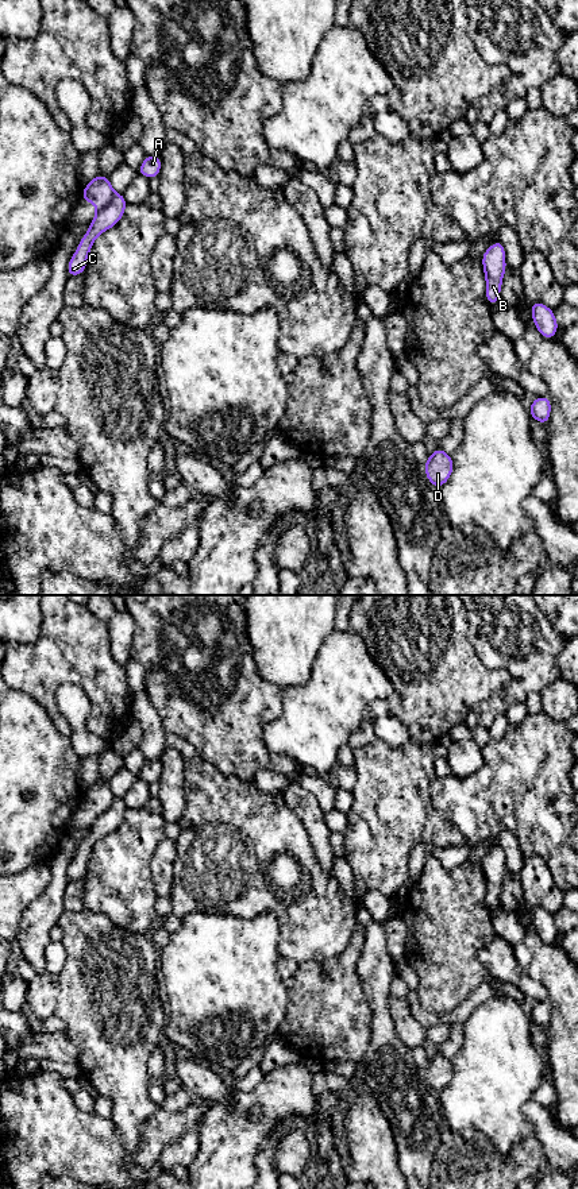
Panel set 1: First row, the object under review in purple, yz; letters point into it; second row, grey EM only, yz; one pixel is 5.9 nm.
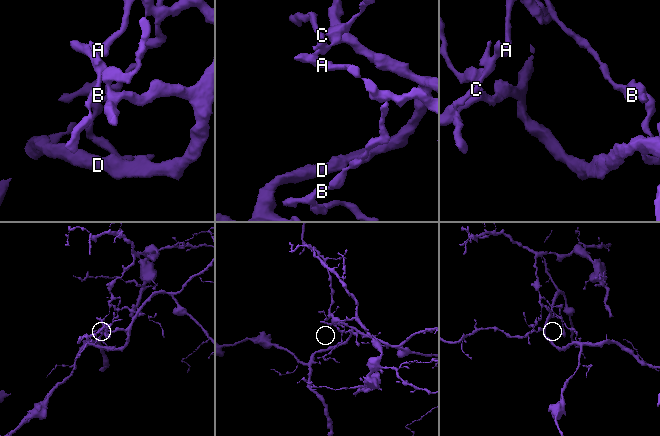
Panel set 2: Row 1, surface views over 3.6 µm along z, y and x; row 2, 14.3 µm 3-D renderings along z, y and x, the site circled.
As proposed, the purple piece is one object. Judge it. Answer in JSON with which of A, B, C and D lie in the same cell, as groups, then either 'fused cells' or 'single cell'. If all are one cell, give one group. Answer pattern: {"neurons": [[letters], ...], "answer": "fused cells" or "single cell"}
{"neurons": [["A", "B", "C"], ["D"]], "answer": "fused cells"}

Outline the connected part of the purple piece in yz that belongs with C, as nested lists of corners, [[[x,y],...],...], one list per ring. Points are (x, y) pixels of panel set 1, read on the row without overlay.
[[[115,798],[107,812],[99,815],[89,827],[89,834],[80,845],[74,860],[68,868],[68,881],[80,880],[86,873],[86,864],[95,844],[115,831],[124,819],[127,806],[123,799]]]

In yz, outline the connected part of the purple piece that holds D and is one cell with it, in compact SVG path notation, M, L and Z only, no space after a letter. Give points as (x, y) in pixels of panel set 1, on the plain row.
M438 1051L438 1054L434 1055L424 1068L424 1076L431 1089L440 1093L450 1084L454 1076L451 1059Z

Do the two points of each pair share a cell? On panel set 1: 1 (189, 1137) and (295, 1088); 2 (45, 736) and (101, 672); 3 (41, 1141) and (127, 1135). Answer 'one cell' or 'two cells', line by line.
1: two cells
2: two cells
3: two cells

